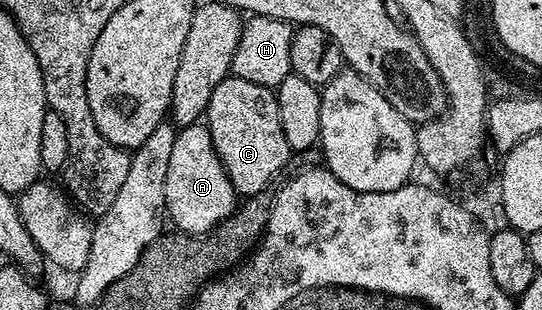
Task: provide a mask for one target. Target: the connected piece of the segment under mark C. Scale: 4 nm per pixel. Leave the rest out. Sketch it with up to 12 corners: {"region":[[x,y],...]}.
{"region":[[228,75],[205,113],[240,197],[293,156],[272,89]]}

